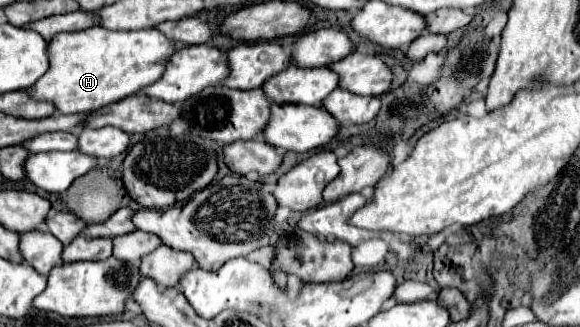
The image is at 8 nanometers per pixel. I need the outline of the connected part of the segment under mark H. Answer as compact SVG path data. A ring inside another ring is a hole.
M93 26L59 34L49 42L49 70L29 92L37 100L51 100L61 114L93 112L155 84L177 48L181 48L181 44L169 40L157 28L127 32Z

